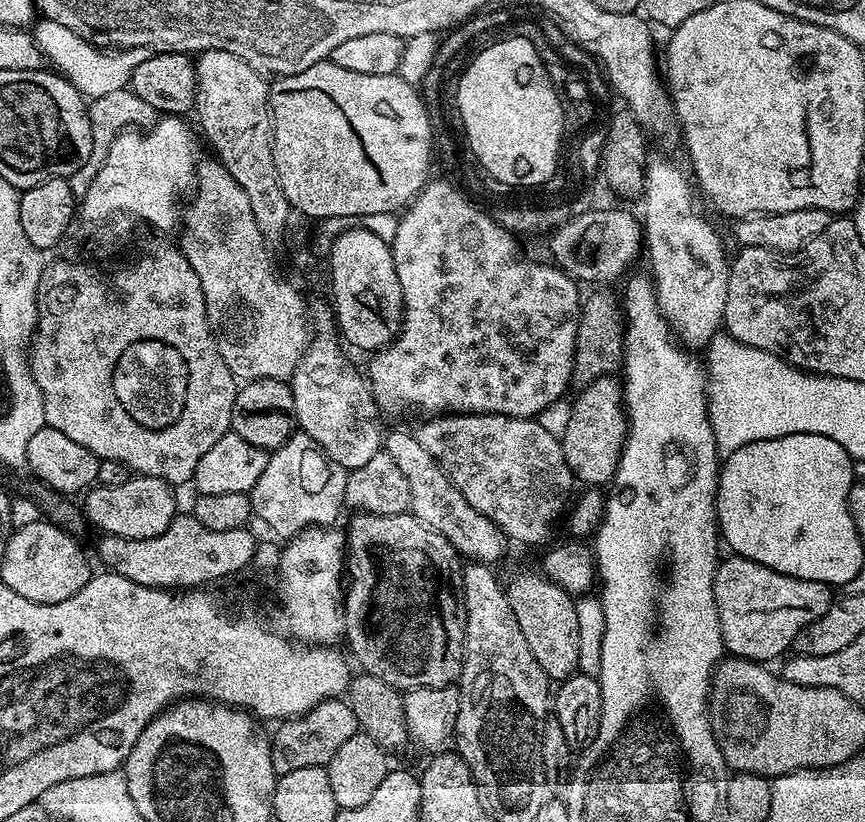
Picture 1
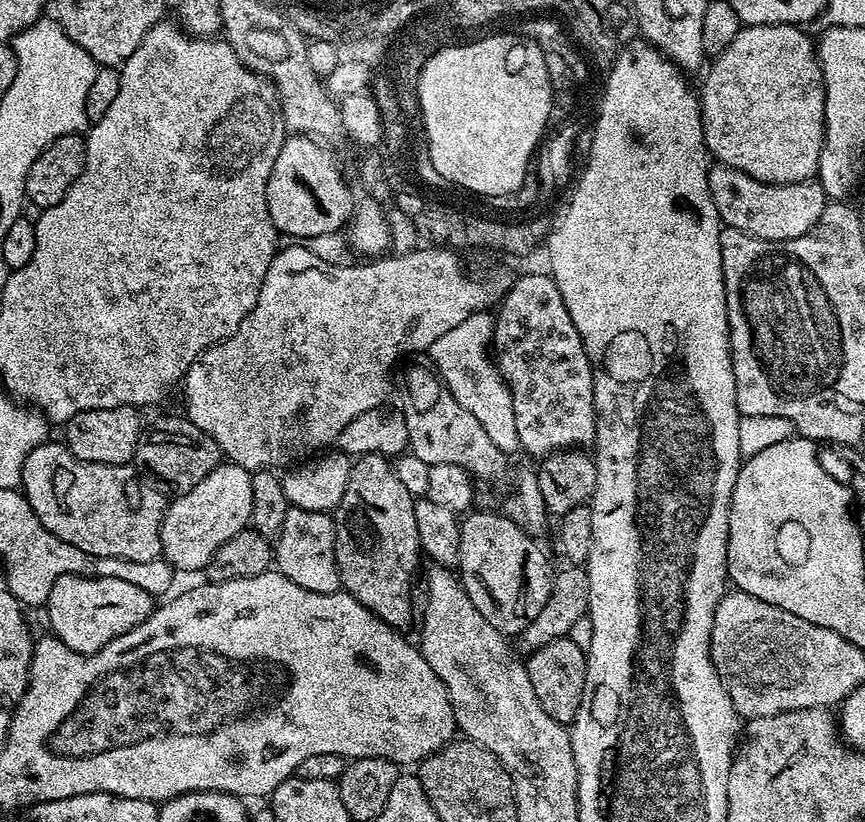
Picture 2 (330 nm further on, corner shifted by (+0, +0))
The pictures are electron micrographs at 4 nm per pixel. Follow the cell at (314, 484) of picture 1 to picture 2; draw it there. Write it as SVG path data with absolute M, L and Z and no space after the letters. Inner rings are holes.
M289 507L286 522L282 522L280 535L274 540L275 567L302 590L314 590L314 594L341 591L338 562L334 558L335 529L336 521L327 511Z

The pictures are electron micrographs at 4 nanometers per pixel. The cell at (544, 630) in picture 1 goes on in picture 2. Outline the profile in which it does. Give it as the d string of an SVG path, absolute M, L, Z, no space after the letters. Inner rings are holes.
M472 510L461 519L458 534L458 579L466 590L474 610L503 632L516 638L534 622L534 617L550 598L554 568L548 565L548 556L537 541L523 532L508 516L496 512Z

